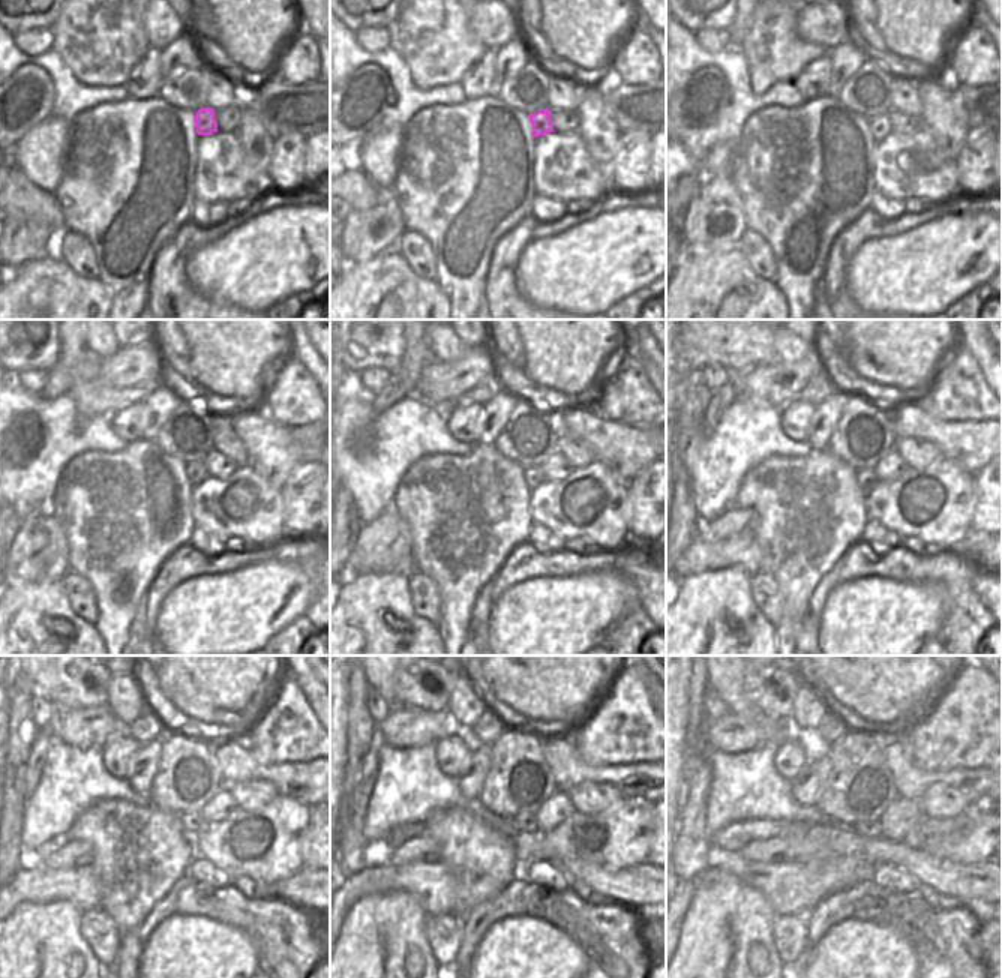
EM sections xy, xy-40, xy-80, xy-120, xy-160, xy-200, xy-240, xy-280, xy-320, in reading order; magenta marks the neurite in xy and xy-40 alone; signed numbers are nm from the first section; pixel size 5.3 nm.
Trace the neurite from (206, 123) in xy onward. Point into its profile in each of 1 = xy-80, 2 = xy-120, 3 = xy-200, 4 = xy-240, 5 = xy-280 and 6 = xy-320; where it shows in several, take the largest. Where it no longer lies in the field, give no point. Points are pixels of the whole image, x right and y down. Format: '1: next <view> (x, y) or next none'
1: next xy-80 (878, 125)
2: next xy-120 (195, 471)
3: next xy-200 (866, 479)
4: next xy-240 (192, 822)
5: next xy-280 (524, 822)
6: next xy-320 (869, 830)

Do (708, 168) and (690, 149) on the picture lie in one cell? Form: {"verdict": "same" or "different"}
{"verdict": "different"}

